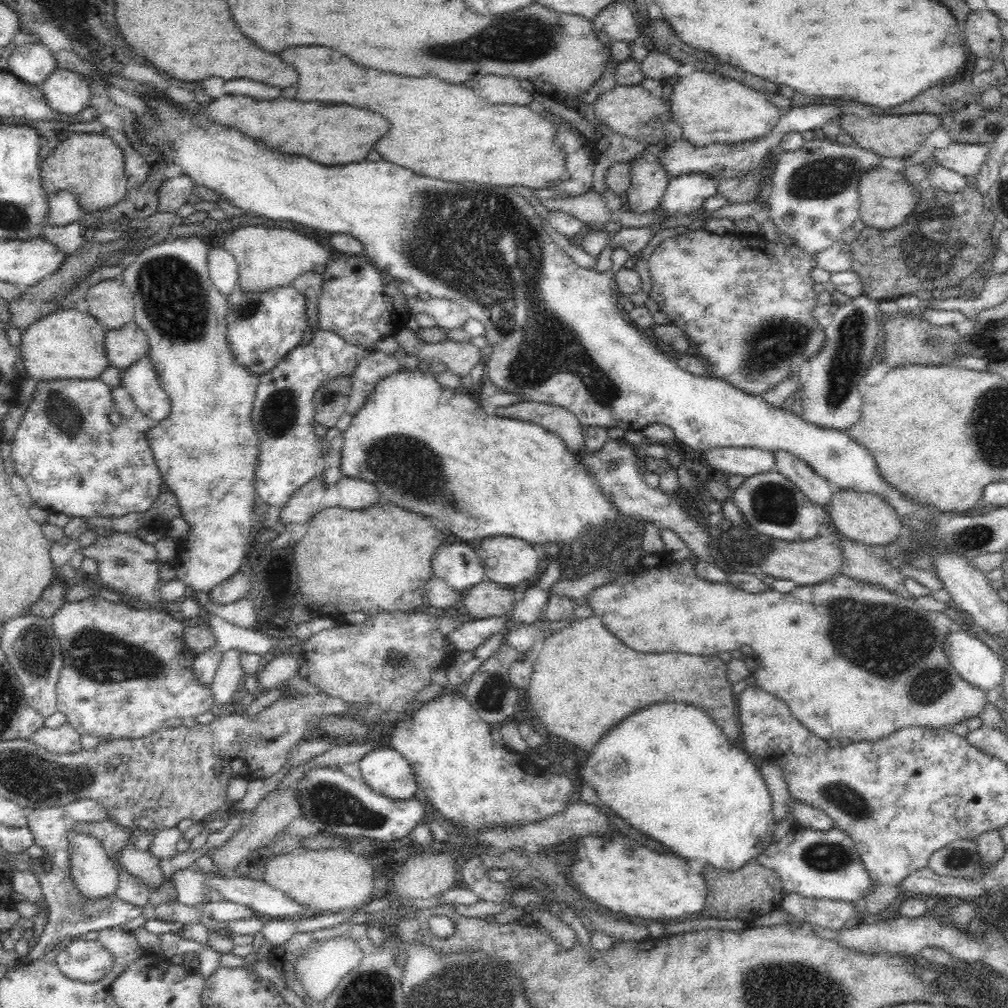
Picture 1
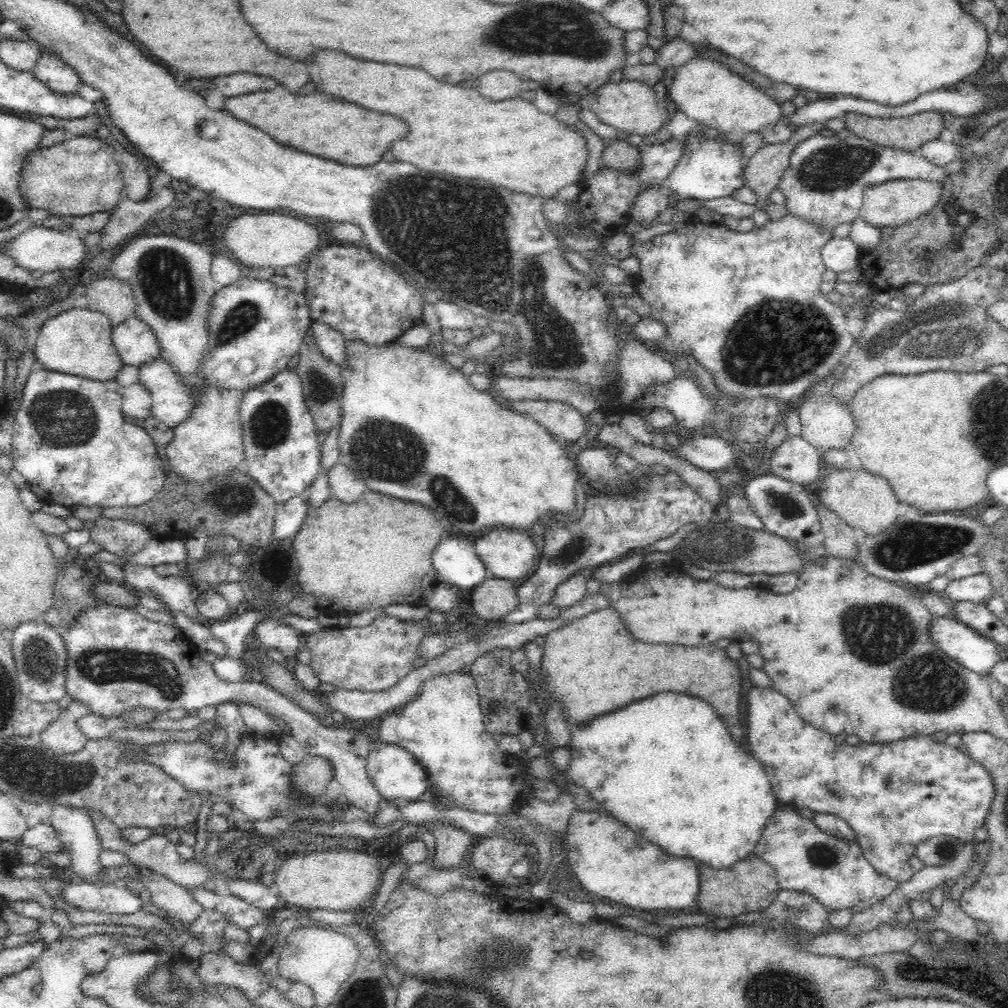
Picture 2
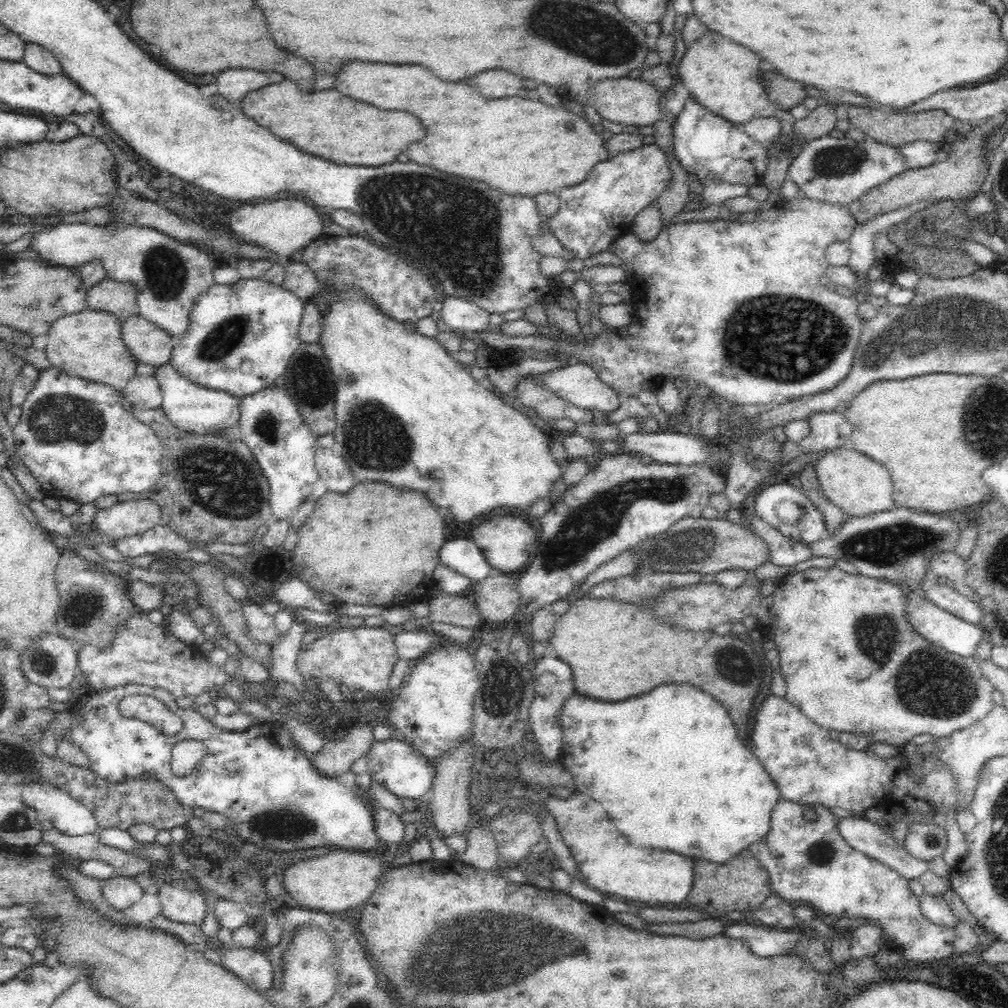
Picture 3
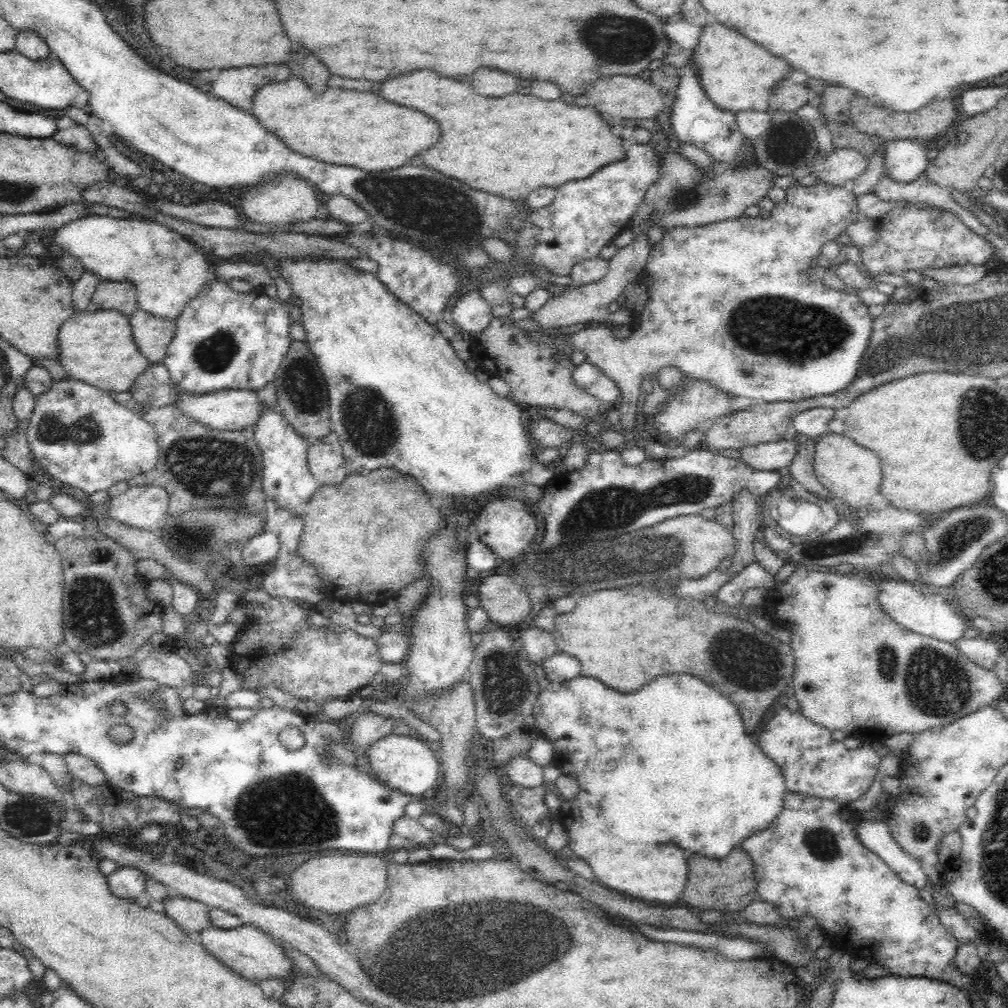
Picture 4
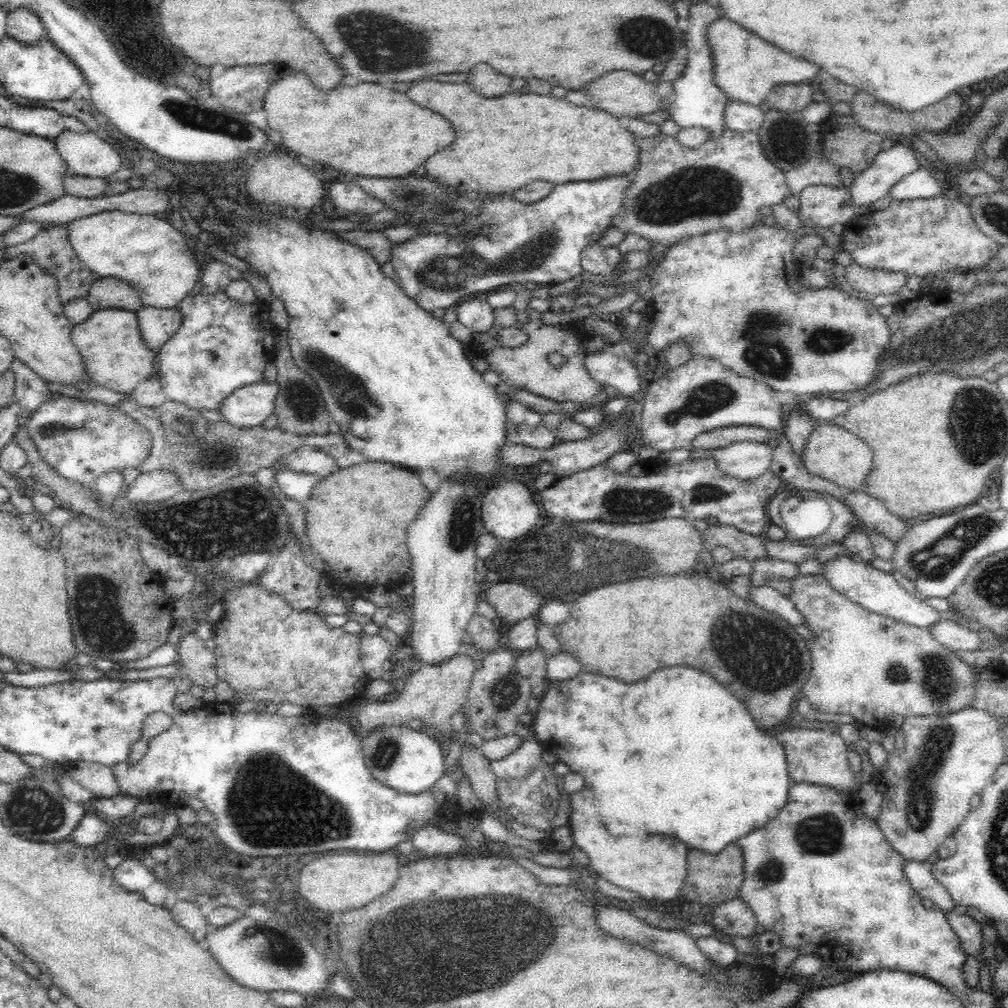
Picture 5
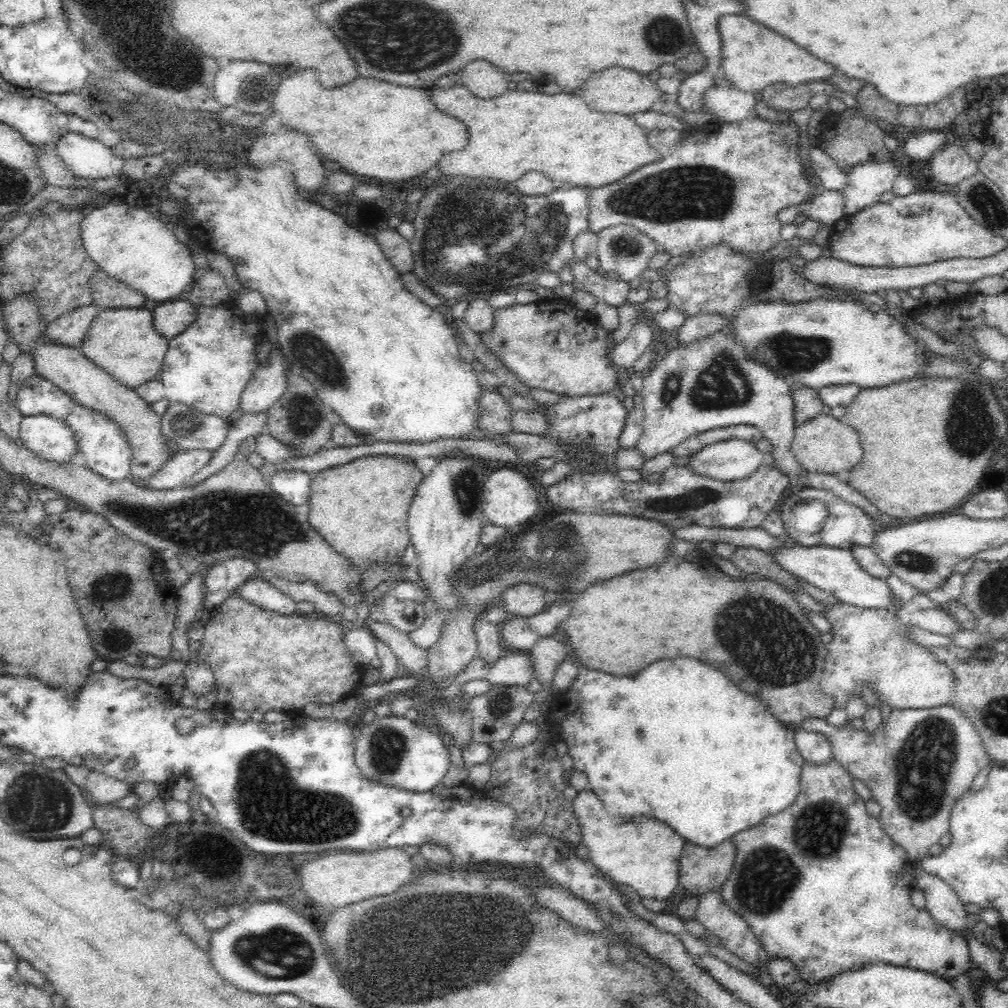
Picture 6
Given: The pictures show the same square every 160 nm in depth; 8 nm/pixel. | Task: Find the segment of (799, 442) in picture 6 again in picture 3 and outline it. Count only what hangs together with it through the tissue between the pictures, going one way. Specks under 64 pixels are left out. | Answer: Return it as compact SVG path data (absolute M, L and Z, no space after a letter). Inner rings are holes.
M849 445L823 452L816 462L815 474L823 495L846 517L865 517L889 511L895 506L894 487L888 470L870 457L852 450Z

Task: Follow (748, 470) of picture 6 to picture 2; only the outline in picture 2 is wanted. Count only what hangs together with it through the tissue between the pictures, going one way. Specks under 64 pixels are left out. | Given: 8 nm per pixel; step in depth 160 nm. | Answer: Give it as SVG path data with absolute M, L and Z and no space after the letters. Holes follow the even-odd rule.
M811 389L796 406L800 412L803 440L819 451L830 448L844 449L849 446L856 426L850 404L838 401L838 397L832 397L831 390L814 392Z

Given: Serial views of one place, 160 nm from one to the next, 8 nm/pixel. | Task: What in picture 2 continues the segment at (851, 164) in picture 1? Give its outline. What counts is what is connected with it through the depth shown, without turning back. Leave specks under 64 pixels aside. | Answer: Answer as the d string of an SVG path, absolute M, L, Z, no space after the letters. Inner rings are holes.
M814 134L794 146L789 158L788 168L784 169L777 188L786 197L784 204L786 214L798 217L802 221L812 221L820 229L828 229L828 231L834 232L837 226L852 222L859 216L860 208L863 206L864 188L867 186L882 184L894 179L918 179L944 184L947 176L948 173L944 166L938 166L932 164L932 161L926 160L920 148L906 152L900 149L884 148L852 134L844 140Z

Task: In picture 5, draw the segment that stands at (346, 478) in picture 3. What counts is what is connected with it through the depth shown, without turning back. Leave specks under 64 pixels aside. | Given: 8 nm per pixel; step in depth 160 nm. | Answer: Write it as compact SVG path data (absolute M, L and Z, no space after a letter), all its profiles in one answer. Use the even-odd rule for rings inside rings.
M302 446L302 448L283 456L274 464L276 469L281 465L286 465L292 471L307 473L317 479L326 478L339 470L336 460L324 451L312 446Z

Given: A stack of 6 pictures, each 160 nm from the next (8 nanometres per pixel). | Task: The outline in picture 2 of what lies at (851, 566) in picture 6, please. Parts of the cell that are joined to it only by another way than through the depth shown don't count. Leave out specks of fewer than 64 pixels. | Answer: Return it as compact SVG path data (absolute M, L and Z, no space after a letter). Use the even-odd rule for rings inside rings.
M933 617L929 631L938 650L968 671L988 676L999 662L998 644L956 618Z

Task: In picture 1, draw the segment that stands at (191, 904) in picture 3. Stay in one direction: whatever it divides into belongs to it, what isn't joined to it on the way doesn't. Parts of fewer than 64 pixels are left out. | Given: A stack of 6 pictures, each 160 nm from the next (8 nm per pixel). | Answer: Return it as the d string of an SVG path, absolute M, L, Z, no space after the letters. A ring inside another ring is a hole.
M130 838L118 852L118 865L131 876L140 878L151 890L159 888L165 882L155 856L136 846L135 838Z

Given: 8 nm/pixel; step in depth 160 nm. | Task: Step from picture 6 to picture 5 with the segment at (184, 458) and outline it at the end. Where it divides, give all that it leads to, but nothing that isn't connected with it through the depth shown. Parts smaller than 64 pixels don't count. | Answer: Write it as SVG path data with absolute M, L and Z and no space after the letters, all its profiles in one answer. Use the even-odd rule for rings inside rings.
M172 472L139 474L139 478L123 490L124 497L134 504L159 503L184 491L178 476Z

